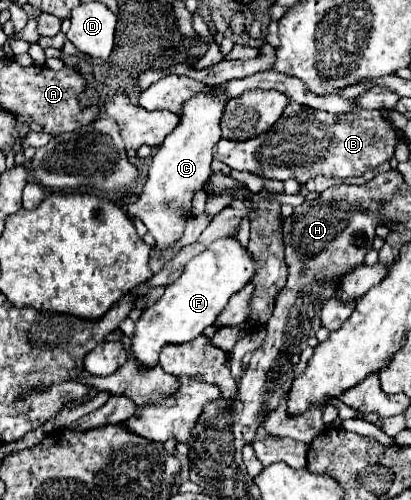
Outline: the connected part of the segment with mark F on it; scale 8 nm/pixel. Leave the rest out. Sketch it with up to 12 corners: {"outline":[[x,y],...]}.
{"outline":[[234,236],[192,258],[136,322],[130,350],[154,368],[164,344],[214,324],[252,276]]}

